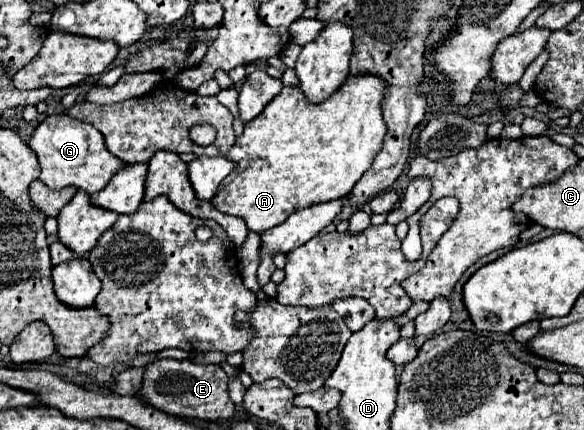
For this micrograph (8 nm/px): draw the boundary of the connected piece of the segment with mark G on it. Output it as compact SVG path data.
M48 115L32 133L28 147L36 153L40 163L40 181L46 183L50 189L62 189L62 187L76 187L88 195L104 189L112 175L124 167L124 163L110 155L106 151L106 145L102 143L102 133L96 131L96 127L70 119L68 115Z

